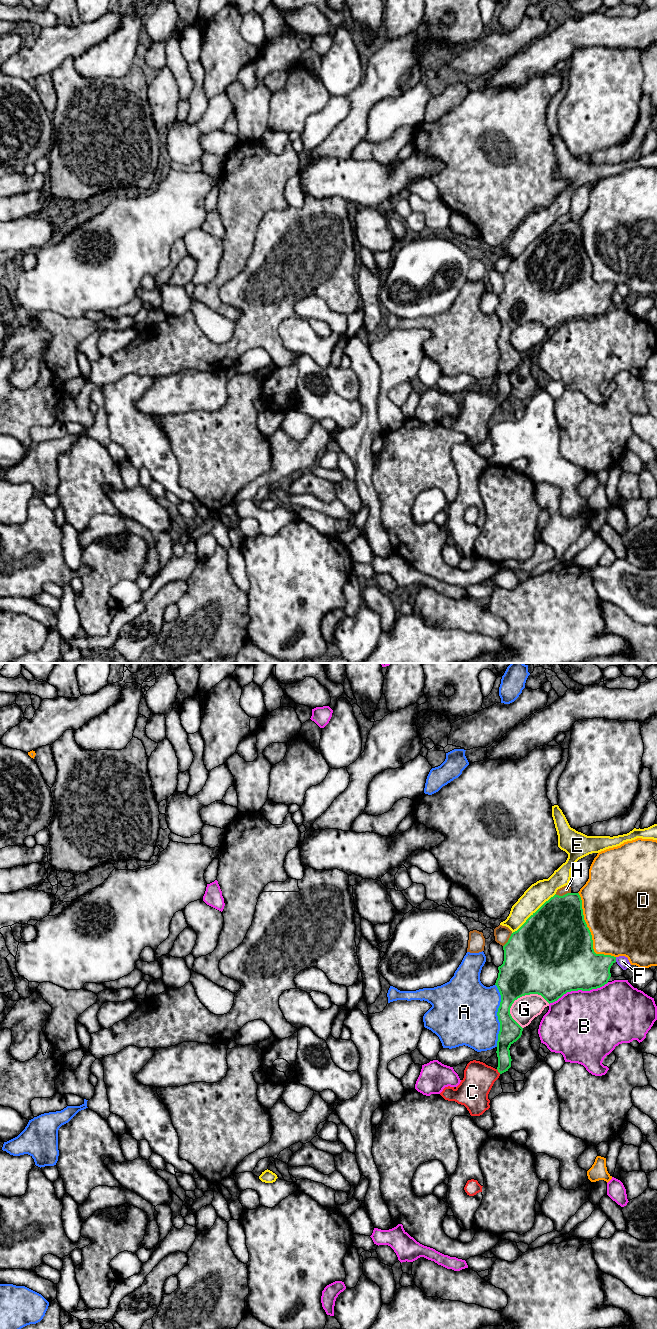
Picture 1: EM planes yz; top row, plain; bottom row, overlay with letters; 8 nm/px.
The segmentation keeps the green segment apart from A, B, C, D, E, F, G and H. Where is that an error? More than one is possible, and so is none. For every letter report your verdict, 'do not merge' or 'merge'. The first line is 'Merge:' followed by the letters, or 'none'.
Merge: C
A: do not merge
B: do not merge
C: merge
D: do not merge
E: do not merge
F: do not merge
G: do not merge
H: do not merge

